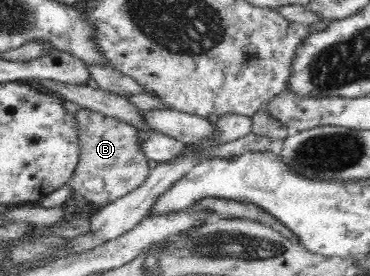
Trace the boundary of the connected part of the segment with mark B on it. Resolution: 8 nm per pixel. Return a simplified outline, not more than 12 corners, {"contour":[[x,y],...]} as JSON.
{"contour":[[73,113],[74,193],[106,206],[139,188],[149,158],[134,125]]}

